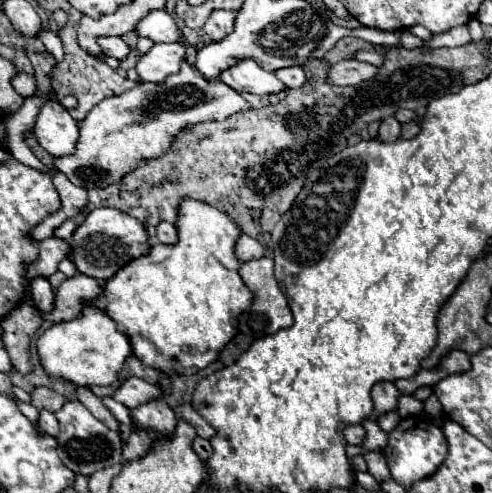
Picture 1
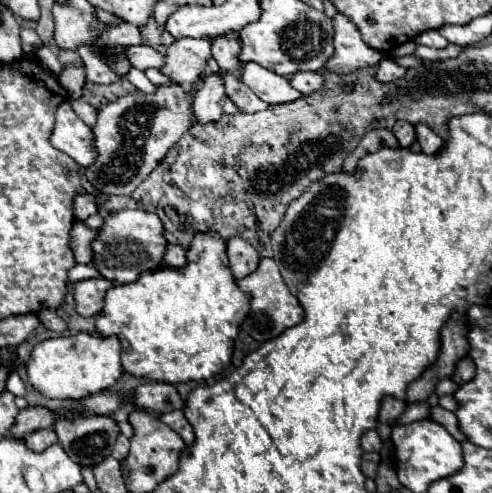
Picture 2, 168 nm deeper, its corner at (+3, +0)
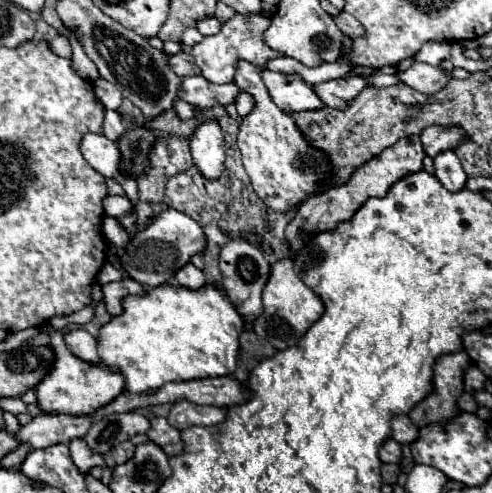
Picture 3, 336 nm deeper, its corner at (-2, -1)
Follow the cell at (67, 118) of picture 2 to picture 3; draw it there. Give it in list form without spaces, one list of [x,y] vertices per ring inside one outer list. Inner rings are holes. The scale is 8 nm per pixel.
[[[86,134],[80,146],[86,162],[106,178],[120,176],[120,150],[118,144],[100,134]]]

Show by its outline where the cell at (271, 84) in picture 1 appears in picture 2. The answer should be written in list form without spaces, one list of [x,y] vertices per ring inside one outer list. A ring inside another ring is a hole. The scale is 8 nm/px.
[[[243,63],[239,81],[245,83],[259,99],[263,99],[269,105],[287,103],[287,101],[295,101],[297,97],[301,97],[301,93],[297,93],[289,85],[287,77],[275,75],[273,71],[267,71],[265,67],[257,63]]]

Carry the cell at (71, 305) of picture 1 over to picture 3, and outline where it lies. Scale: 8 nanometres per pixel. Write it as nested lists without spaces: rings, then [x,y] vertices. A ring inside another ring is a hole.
[[[128,278],[128,280],[122,280],[122,282],[110,282],[110,284],[104,284],[104,304],[108,308],[108,312],[112,316],[118,316],[124,312],[122,308],[122,300],[130,294],[136,294],[136,296],[144,296],[146,290],[140,282]]]

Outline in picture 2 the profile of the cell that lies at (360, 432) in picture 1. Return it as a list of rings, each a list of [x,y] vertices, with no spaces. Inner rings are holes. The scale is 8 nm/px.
[[[369,429],[367,433],[363,433],[363,437],[361,437],[361,449],[363,451],[381,451],[381,445],[383,443],[381,443],[377,431]]]

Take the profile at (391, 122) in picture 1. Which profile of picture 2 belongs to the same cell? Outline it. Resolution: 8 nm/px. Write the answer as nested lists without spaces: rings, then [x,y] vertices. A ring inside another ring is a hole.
[[[395,121],[391,133],[397,137],[401,147],[409,147],[415,141],[415,133],[413,133],[413,125],[407,121]]]

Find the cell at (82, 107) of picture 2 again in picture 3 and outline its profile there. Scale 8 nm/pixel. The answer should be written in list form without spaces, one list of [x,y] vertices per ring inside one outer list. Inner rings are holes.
[[[106,110],[106,118],[104,118],[104,136],[110,138],[112,142],[118,142],[124,134],[128,132],[126,124],[122,122],[122,116],[114,110]]]

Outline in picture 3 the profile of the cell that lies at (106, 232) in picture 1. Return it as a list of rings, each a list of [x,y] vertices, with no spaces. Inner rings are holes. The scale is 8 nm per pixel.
[[[168,208],[162,214],[158,214],[146,230],[134,236],[134,254],[130,244],[126,246],[126,250],[120,250],[118,256],[122,258],[122,268],[130,278],[138,280],[146,288],[154,288],[172,282],[174,274],[182,266],[186,266],[194,254],[202,254],[204,250],[206,250],[206,234],[202,226],[190,216]]]

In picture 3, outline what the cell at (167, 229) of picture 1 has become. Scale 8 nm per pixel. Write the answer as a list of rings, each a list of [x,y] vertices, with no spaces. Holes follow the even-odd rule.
[[[190,264],[190,266],[184,266],[176,274],[176,282],[188,290],[200,290],[206,284],[206,278],[204,278],[202,270],[198,270],[194,264]]]

